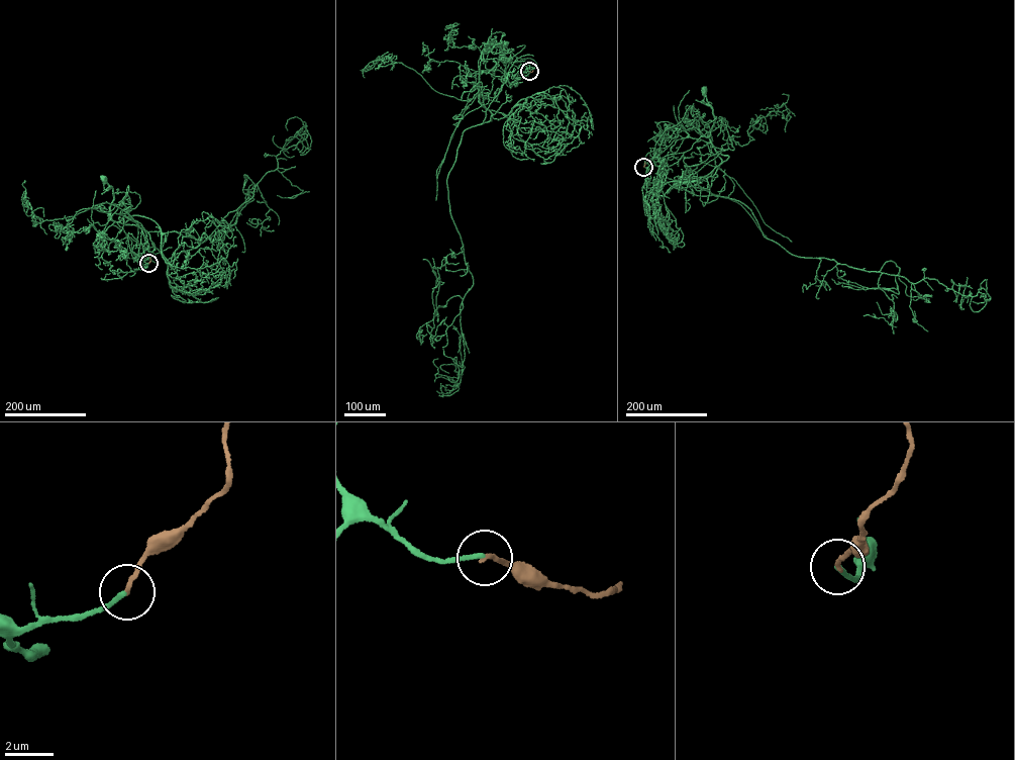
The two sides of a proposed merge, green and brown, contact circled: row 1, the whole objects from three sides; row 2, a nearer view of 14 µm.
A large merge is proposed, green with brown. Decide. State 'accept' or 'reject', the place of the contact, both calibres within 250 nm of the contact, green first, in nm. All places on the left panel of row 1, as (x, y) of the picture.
accept; at (148, 263); 190 nm thick on the green side, 180 nm on the other

